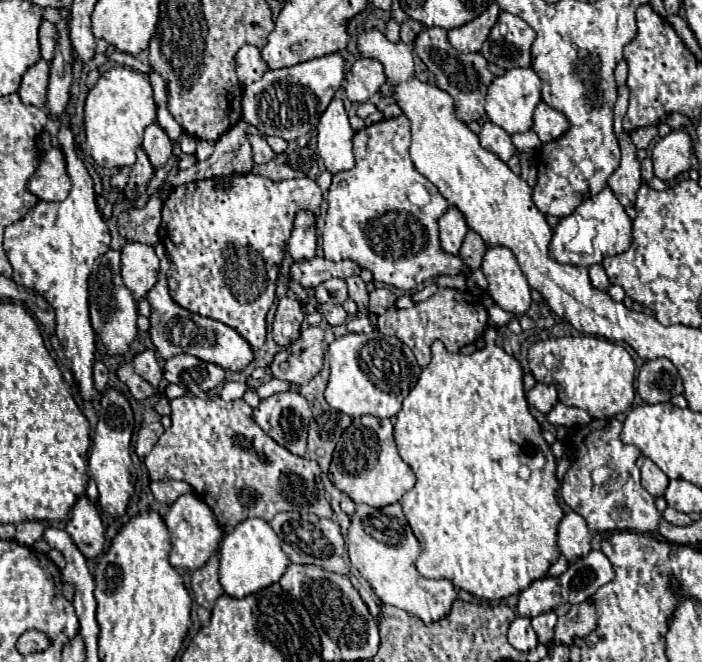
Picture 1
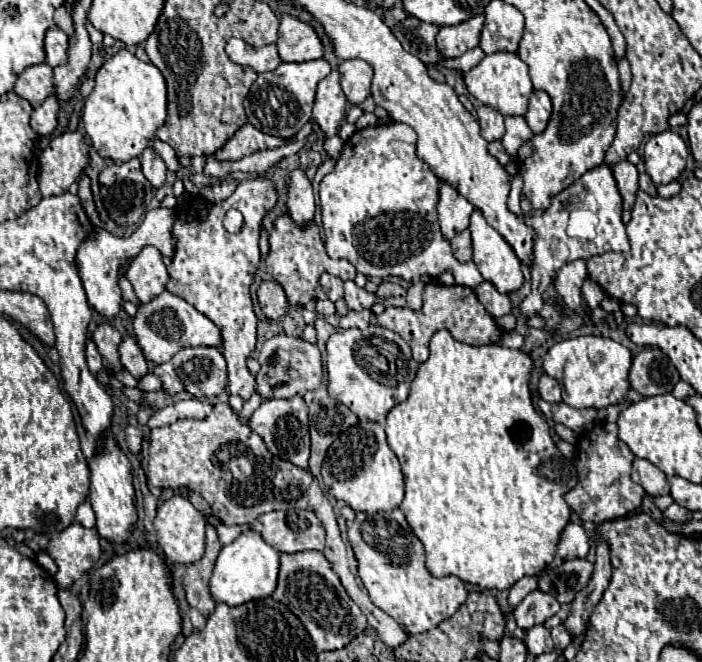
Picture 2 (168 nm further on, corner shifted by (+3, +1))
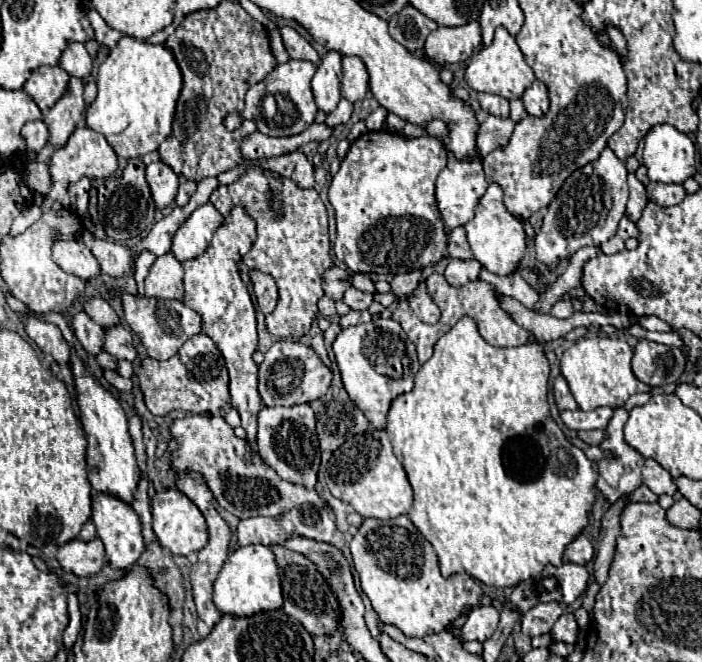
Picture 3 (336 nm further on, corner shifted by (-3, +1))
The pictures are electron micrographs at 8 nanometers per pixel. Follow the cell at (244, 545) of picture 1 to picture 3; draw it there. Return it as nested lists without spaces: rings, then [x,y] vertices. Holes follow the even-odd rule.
[[[259,543],[231,551],[215,581],[213,601],[221,613],[227,613],[231,617],[249,617],[259,611],[281,609],[283,595],[281,595],[281,581],[273,551]]]

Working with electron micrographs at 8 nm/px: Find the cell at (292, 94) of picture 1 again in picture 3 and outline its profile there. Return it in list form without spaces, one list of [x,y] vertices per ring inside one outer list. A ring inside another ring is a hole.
[[[291,59],[283,65],[277,65],[273,73],[267,75],[265,81],[257,83],[247,91],[243,117],[255,121],[257,129],[263,135],[291,137],[291,135],[303,133],[315,121],[315,113],[317,113],[317,105],[313,101],[313,91],[311,91],[311,79],[315,71],[317,67],[311,61]]]

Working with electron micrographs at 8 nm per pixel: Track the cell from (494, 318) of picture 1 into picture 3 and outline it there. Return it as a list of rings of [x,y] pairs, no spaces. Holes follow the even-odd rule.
[[[609,147],[601,151],[601,157],[587,163],[585,167],[573,171],[547,207],[543,225],[537,231],[535,249],[537,261],[553,269],[557,263],[567,261],[583,245],[601,245],[611,239],[617,231],[627,205],[627,169]]]

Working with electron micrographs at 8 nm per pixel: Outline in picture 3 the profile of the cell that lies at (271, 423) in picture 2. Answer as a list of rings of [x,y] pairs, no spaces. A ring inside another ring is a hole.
[[[307,403],[293,407],[263,407],[259,413],[257,443],[259,455],[281,479],[307,489],[315,487],[321,453],[315,433],[315,413]]]

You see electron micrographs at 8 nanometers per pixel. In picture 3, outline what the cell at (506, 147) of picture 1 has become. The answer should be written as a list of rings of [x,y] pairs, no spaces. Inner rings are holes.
[[[479,93],[477,95],[479,105],[485,113],[489,115],[499,115],[499,117],[509,117],[509,101],[503,99],[501,95],[491,95],[491,93]]]

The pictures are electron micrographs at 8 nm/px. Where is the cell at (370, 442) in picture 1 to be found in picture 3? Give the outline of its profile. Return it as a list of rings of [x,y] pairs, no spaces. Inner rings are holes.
[[[369,427],[363,435],[347,439],[325,469],[325,481],[333,497],[349,503],[363,519],[393,519],[405,515],[413,505],[413,489],[407,481],[403,465],[397,461],[387,431]]]

